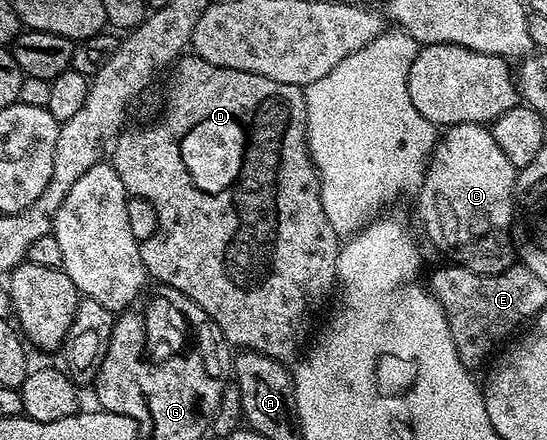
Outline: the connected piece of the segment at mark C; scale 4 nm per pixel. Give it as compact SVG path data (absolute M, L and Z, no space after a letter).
M453 124L446 129L447 132L438 137L435 151L431 154L431 162L427 166L427 173L423 176L423 183L417 189L419 196L419 216L423 219L423 228L427 231L427 236L444 252L447 256L452 256L454 263L461 268L468 268L470 272L480 272L486 276L492 276L498 272L504 272L511 267L516 259L517 253L513 243L513 225L515 222L515 177L517 169L505 158L505 153L501 151L501 146L493 138L490 127L482 124Z

